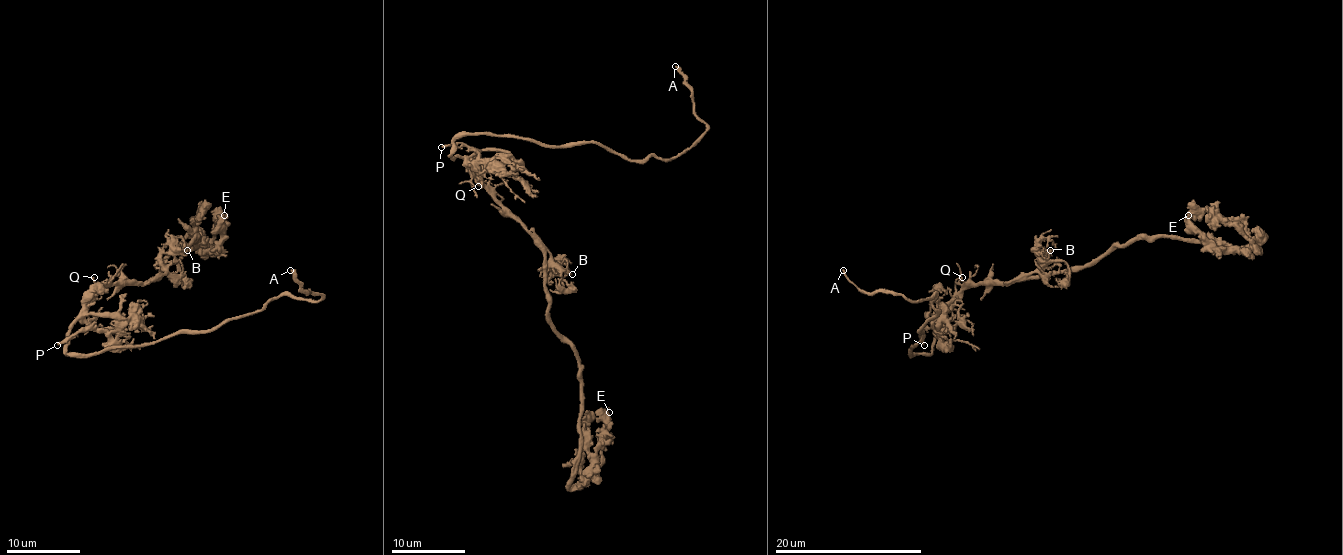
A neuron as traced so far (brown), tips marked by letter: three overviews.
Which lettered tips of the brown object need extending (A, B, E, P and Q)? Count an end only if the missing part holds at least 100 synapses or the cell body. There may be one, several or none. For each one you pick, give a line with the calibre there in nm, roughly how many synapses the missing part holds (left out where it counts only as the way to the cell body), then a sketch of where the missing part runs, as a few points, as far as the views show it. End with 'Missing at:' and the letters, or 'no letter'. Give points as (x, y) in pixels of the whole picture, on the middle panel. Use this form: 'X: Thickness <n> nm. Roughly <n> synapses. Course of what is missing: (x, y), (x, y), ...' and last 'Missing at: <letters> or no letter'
A: Thickness 280 nm. Course of what is missing: (675, 66), (658, 53), (642, 55)
Missing at: A

